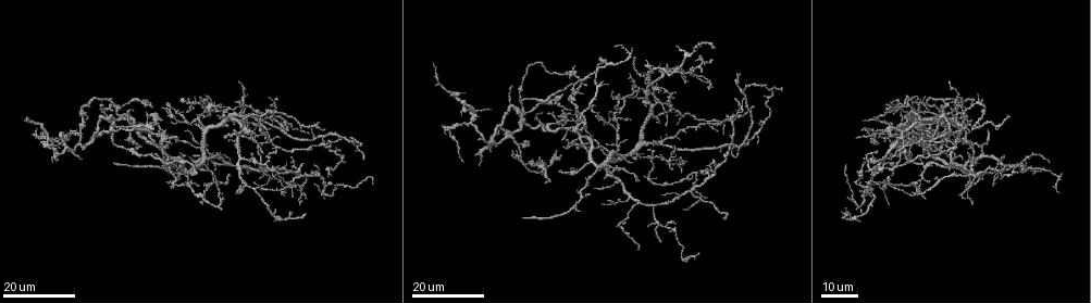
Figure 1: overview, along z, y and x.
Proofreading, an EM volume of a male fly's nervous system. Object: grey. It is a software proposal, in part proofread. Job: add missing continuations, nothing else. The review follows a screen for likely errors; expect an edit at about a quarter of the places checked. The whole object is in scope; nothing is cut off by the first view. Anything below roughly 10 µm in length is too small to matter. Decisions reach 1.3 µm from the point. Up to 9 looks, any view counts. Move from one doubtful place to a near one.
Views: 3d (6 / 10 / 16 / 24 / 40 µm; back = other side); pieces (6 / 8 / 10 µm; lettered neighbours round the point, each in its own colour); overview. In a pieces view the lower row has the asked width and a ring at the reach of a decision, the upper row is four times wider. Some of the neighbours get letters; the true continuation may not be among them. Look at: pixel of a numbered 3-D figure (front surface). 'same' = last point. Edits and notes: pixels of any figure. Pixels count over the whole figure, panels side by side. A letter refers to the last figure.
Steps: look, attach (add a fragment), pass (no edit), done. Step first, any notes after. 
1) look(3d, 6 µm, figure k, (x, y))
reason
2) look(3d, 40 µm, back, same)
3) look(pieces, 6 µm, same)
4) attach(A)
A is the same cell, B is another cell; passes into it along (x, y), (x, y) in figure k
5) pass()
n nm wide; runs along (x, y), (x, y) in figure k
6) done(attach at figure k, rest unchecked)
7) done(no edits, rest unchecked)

look(3d, 24 µm, figure 1, (181, 154))
thin end

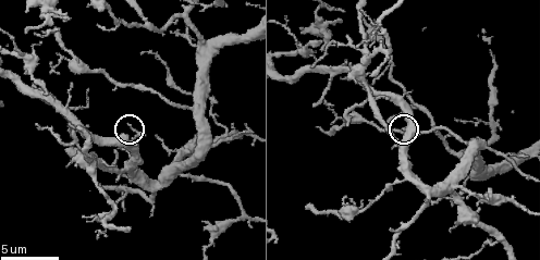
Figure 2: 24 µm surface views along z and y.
look(pieces, 6 µm, figure 2, (402, 129))
see the neighbours

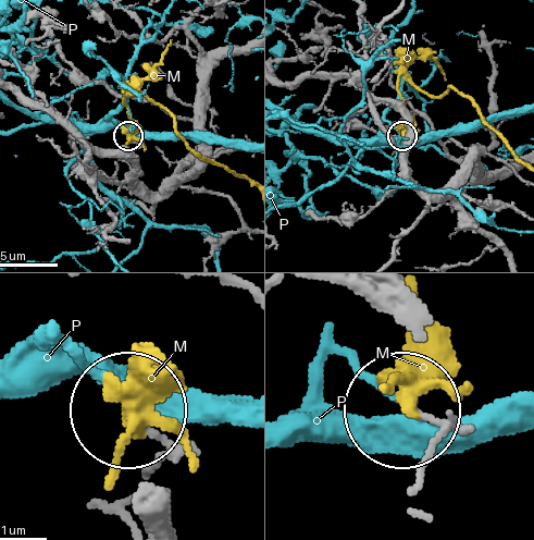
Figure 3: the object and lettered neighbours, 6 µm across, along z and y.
pass()
M and P are other cells; runs along (145, 478), (157, 439), (129, 408) in figure 3; none of them fits

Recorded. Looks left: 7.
look(pieces, 10 µm, figure 2, (45, 34))
tapers out

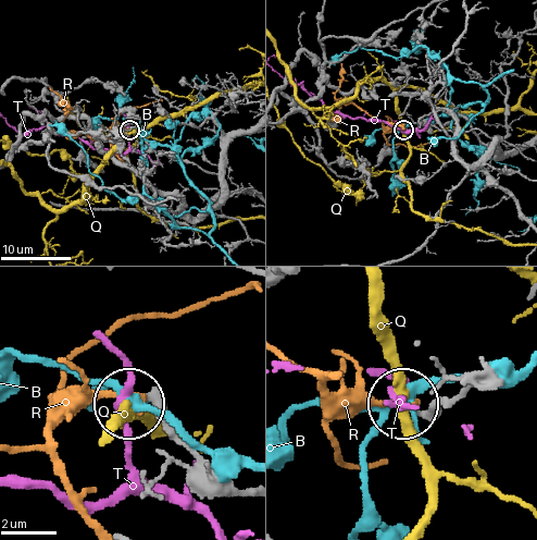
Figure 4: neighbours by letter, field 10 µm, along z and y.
pass()
B, Q, R and T are other cells; no lettered fragment goes on from it

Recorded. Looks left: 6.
look(3d, 16 µm, figure 1, (523, 218))
an open end

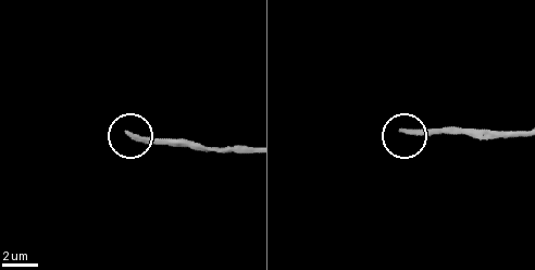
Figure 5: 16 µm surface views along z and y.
look(pieces, 6 µm, figure 5, (129, 134))

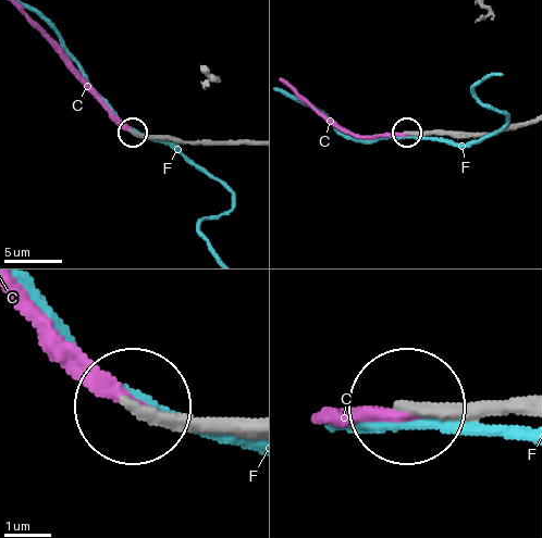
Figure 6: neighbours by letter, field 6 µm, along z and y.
attach(C)
C is the same cell, F is another cell; passes into it along (164, 139), (134, 134), (22, 13) in figure 6; the neuron continues

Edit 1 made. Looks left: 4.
look(overview)
redraw

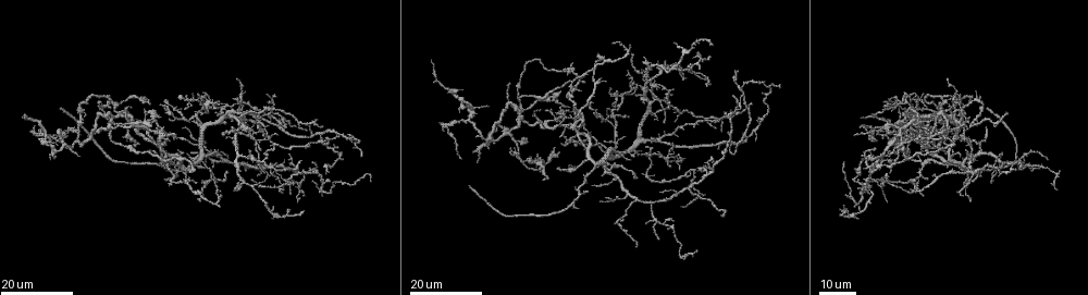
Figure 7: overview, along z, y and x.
look(3d, 16 µm, figure 7, (986, 107))

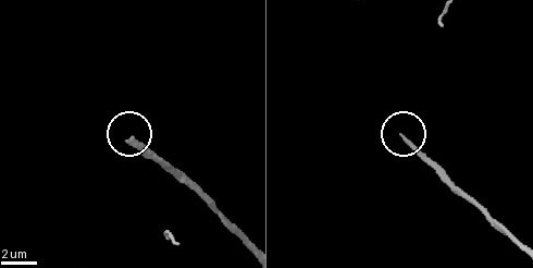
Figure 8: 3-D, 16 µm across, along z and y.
look(3d, 10 µm, figure 8, (129, 141))
zoom in

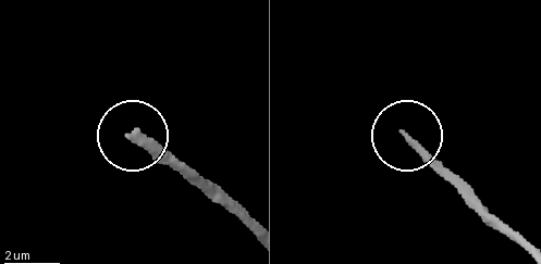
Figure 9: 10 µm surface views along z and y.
look(pieces, 10 µm, figure 9, (134, 134))

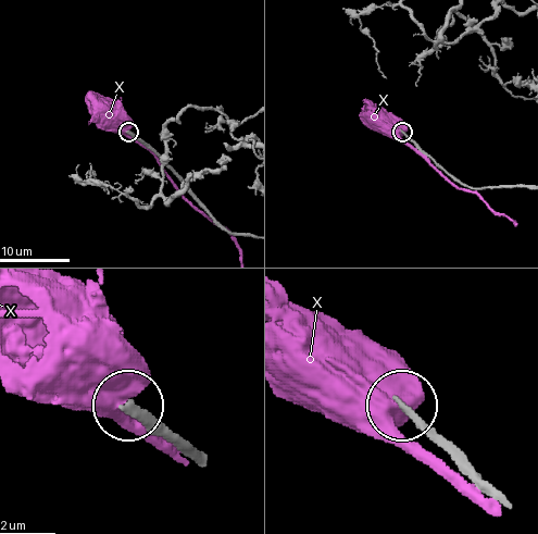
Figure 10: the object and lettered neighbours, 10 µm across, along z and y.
pass()
X is another cell; runs along (225, 230), (150, 149), (128, 133) in figure 10; none of them fits

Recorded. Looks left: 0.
done(attach at figure 6, rest unchecked)

